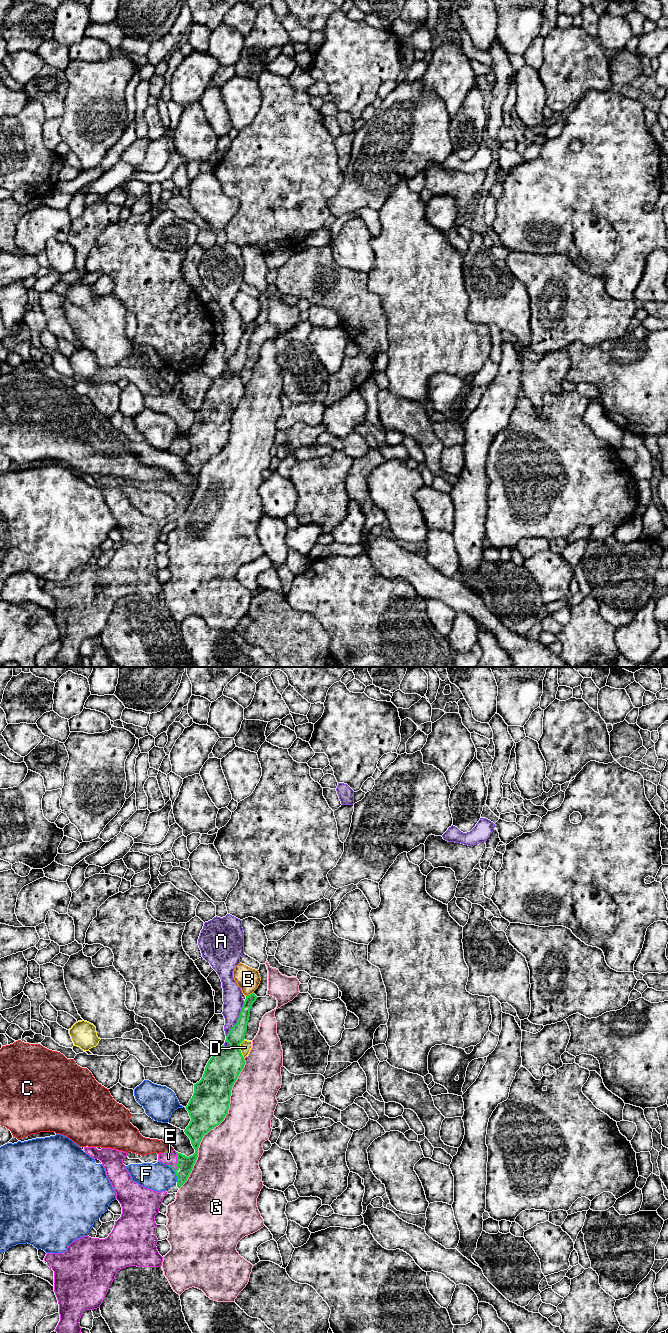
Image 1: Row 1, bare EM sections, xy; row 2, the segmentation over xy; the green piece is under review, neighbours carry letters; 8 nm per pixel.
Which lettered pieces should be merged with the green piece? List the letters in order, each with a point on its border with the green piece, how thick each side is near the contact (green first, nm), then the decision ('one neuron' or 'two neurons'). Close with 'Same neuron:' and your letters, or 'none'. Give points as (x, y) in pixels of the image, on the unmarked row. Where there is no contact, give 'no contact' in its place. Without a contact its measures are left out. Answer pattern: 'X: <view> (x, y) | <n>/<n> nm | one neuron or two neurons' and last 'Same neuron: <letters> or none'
A: xy (238, 347) | 140/160 nm | two neurons
B: xy (250, 322) | 90/190 nm | two neurons
C: xy (167, 479) | 20/150 nm | two neurons
D: xy (239, 377) | 280/90 nm | two neurons
E: xy (177, 489) | 130/100 nm | one neuron
F: xy (175, 501) | 130/220 nm | two neurons
G: xy (217, 453) | 320/480 nm | two neurons
Same neuron: E

